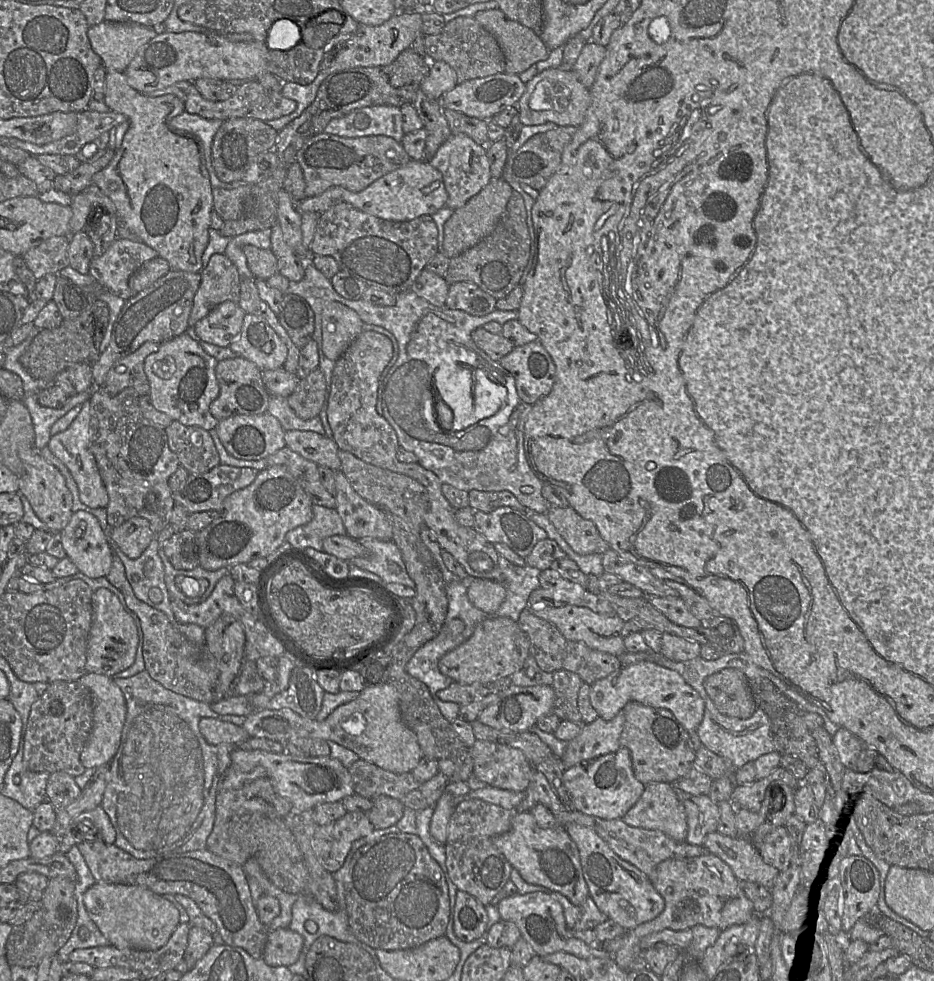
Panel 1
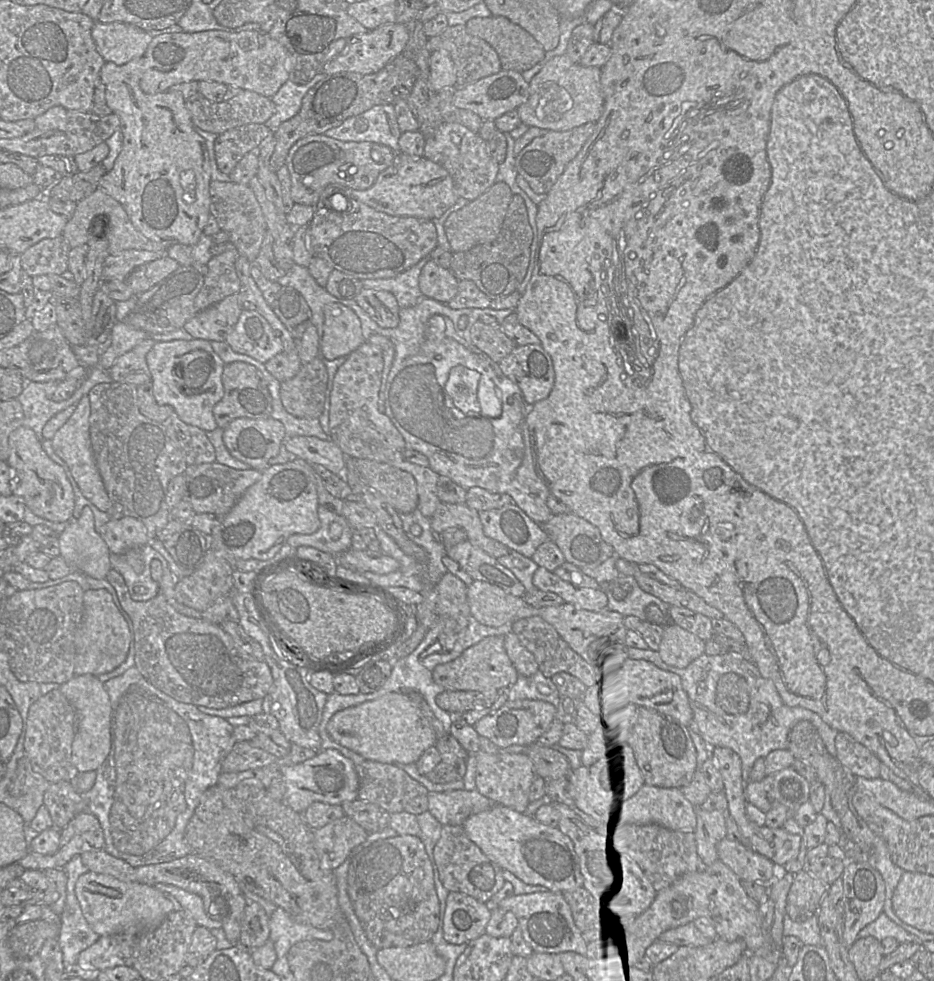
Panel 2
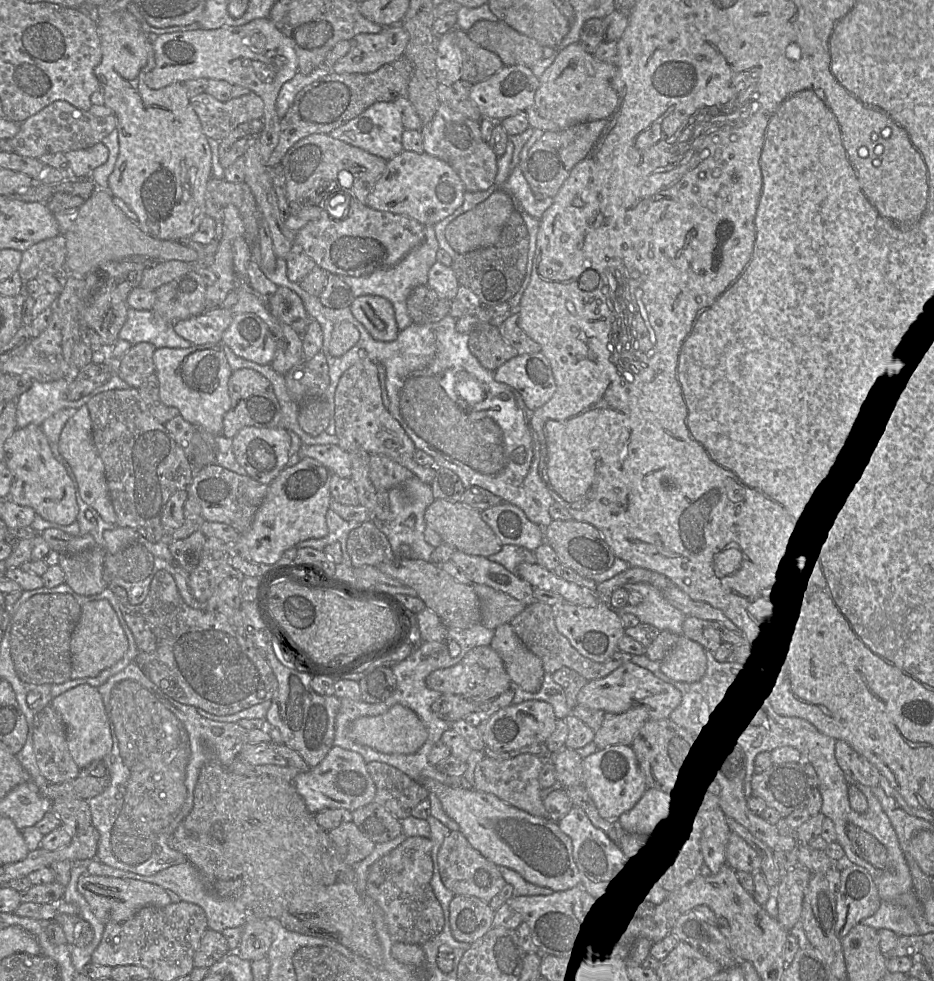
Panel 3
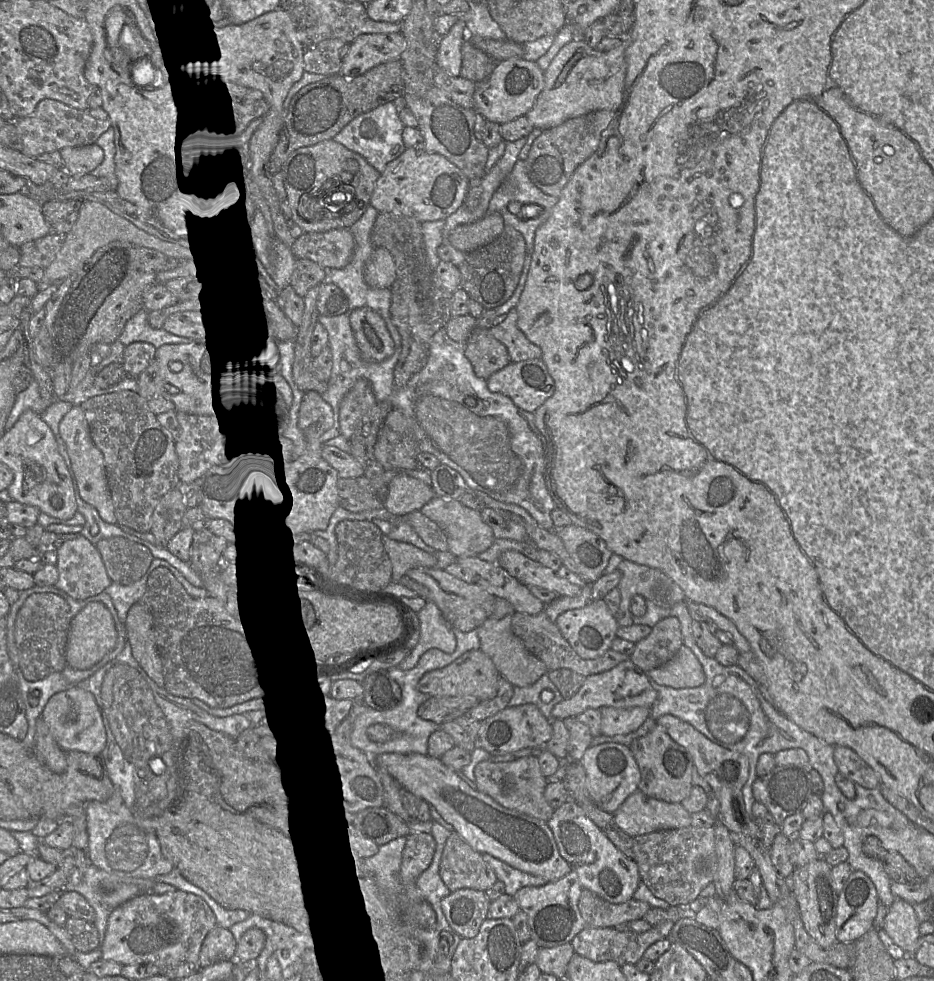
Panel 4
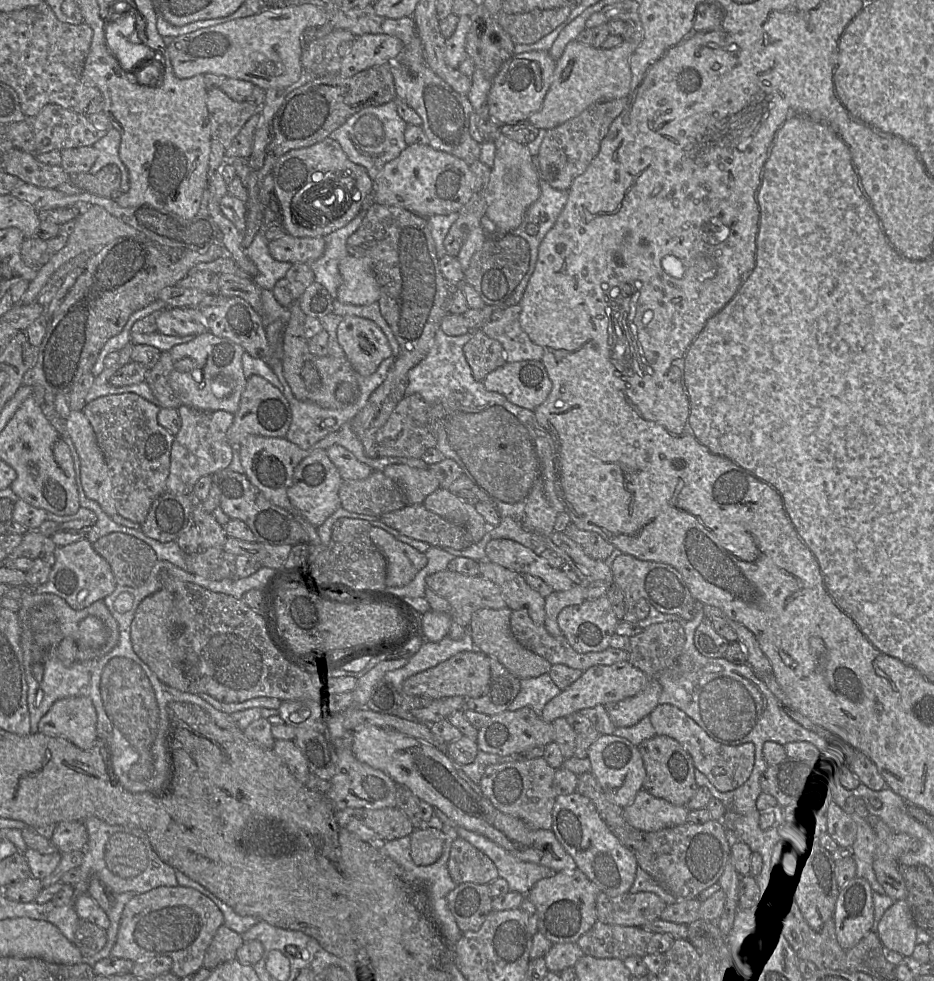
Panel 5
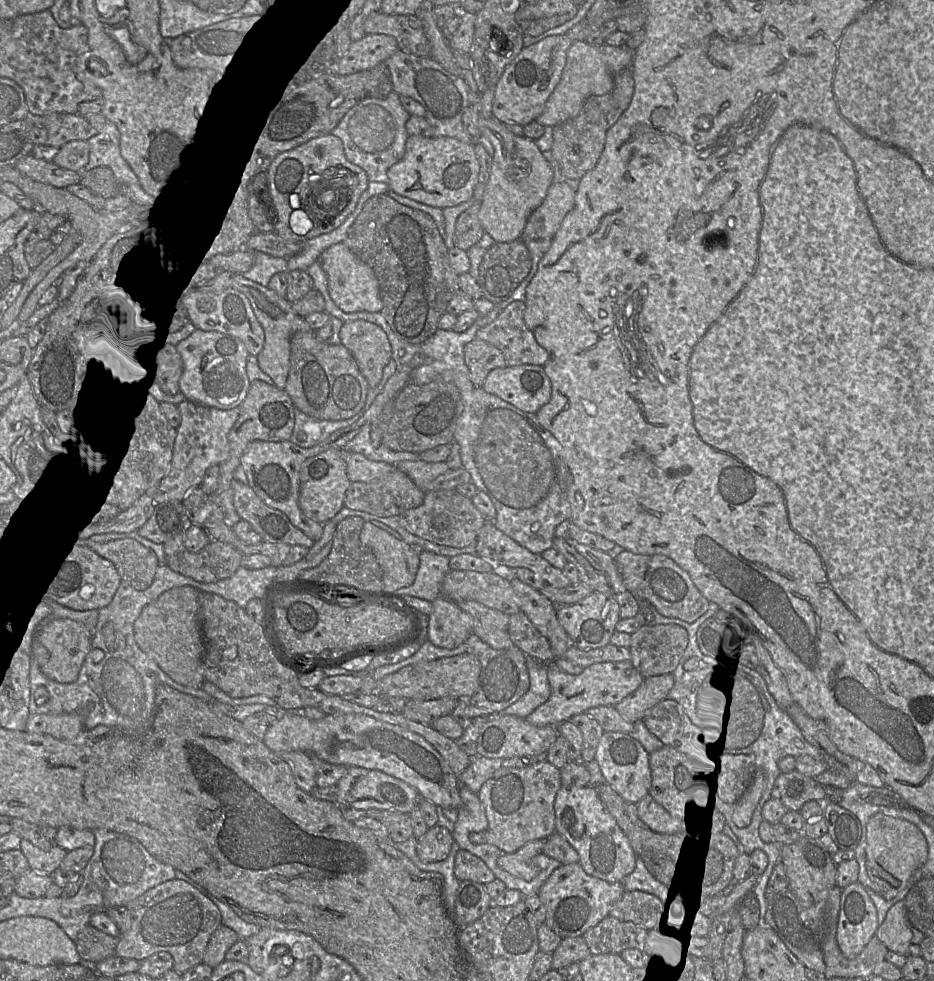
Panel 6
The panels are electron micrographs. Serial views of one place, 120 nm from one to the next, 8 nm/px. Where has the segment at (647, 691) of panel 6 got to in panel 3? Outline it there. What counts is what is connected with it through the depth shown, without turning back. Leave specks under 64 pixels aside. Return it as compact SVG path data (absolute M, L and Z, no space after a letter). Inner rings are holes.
M633 707L620 714L605 713L593 743L598 749L615 744L630 745L649 719L646 710L641 707Z

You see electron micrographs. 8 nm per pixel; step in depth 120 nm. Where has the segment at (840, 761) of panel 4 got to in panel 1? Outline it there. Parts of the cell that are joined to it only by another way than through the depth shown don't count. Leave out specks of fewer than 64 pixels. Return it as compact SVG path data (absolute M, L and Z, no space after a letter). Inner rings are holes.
M840 727L832 736L839 759L847 770L858 774L870 774L876 771L875 753L856 735Z

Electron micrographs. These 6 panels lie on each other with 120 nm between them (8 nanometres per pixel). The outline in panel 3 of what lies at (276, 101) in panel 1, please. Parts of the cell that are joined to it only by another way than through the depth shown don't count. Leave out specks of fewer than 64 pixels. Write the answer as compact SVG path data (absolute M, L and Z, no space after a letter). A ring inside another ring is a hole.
M204 92L190 98L191 106L198 115L204 134L220 142L238 125L262 119L264 102L254 92L221 102Z

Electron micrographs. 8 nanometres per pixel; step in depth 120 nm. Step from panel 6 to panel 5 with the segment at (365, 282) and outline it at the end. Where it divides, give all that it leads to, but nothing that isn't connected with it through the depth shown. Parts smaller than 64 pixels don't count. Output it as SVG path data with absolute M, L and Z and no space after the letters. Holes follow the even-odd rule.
M348 254L339 263L342 283L336 299L345 304L369 305L378 302L380 288L369 258Z

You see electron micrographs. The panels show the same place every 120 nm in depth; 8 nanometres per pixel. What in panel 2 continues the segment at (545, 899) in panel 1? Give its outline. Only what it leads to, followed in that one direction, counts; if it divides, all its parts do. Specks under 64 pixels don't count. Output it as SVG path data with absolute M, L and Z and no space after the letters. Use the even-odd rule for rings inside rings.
M548 890L522 895L514 894L503 899L499 907L515 914L524 940L534 952L560 954L571 951L586 955L587 943L583 933L574 923L570 906L563 893Z

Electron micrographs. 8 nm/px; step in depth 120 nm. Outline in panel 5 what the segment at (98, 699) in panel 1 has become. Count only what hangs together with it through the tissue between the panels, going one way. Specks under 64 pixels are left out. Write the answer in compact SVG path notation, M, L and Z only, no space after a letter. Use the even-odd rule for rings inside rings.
M88 697L56 701L38 724L38 733L63 738L80 749L91 749L99 740L97 713Z

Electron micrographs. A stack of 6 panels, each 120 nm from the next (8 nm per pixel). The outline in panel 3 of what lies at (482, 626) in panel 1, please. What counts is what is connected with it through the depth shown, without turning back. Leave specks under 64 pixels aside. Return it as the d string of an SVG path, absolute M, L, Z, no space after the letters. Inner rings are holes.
M478 646L471 649L458 664L430 673L426 677L426 685L441 694L496 699L511 687L511 679L497 652L490 646Z

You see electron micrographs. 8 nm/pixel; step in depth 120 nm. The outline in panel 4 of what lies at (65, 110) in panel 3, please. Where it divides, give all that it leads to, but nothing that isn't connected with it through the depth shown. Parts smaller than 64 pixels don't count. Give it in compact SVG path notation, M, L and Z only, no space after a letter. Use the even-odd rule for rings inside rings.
M44 99L37 105L32 114L15 119L17 132L22 140L22 151L26 156L38 156L65 147L81 147L96 144L98 138L112 128L111 121L98 120L88 110L80 110L54 99Z

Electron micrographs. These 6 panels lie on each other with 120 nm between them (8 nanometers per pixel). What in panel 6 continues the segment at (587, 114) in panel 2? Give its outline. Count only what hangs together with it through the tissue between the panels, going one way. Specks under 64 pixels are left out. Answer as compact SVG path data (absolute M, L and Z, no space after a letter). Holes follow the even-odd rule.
M575 41L567 51L566 65L561 79L548 97L543 112L535 119L544 127L554 127L576 117L590 96L607 94L614 87L614 77L626 68L631 68L635 50L627 45L591 45Z

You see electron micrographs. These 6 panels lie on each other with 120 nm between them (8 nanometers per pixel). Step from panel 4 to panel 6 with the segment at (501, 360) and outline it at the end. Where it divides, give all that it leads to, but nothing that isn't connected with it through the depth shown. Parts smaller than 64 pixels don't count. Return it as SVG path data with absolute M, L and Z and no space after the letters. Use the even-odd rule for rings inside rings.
M478 338L465 345L464 358L470 379L476 387L483 386L491 370L507 365L503 353L498 348Z

